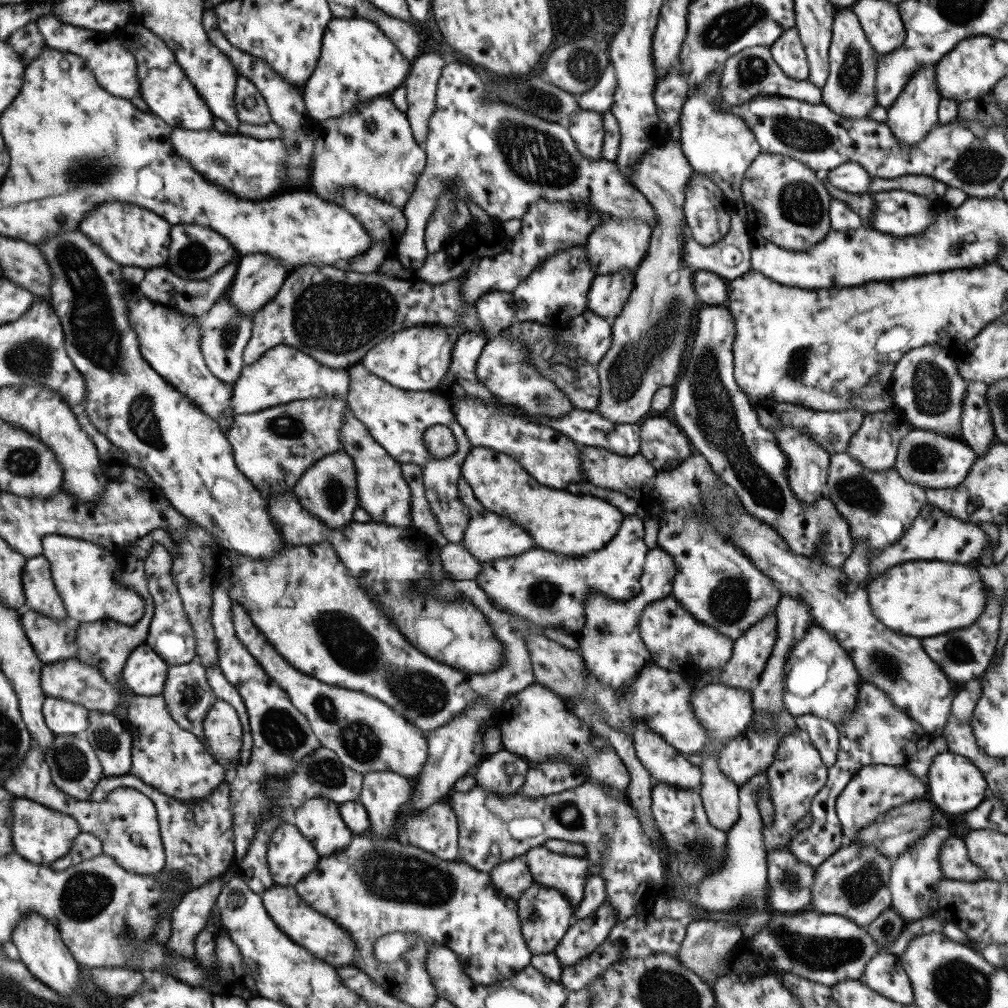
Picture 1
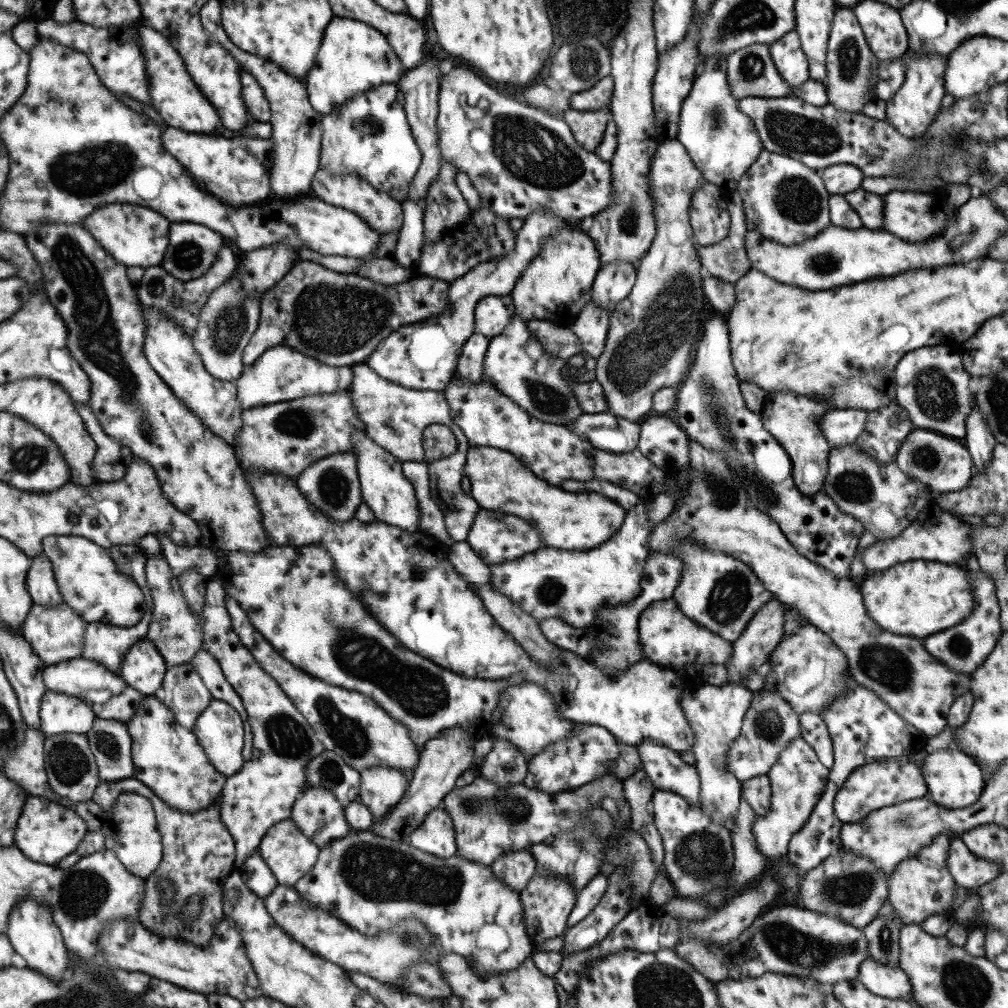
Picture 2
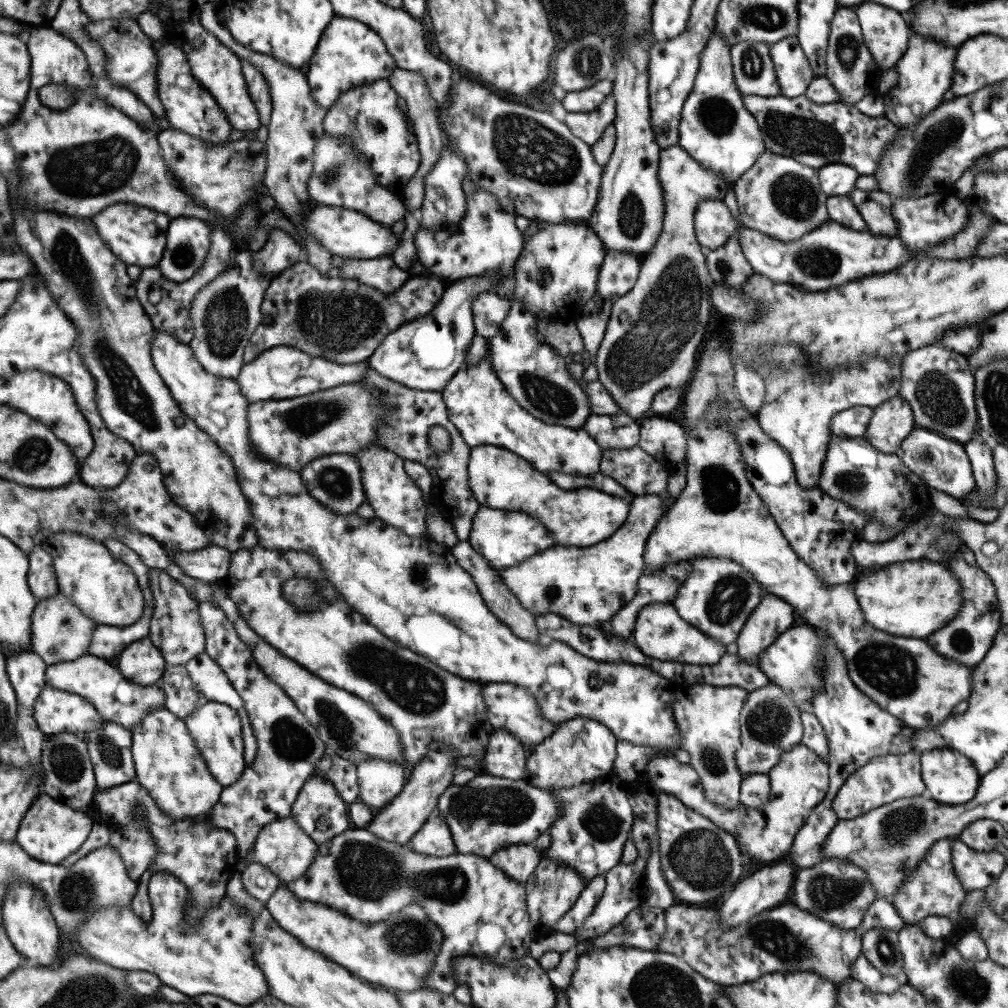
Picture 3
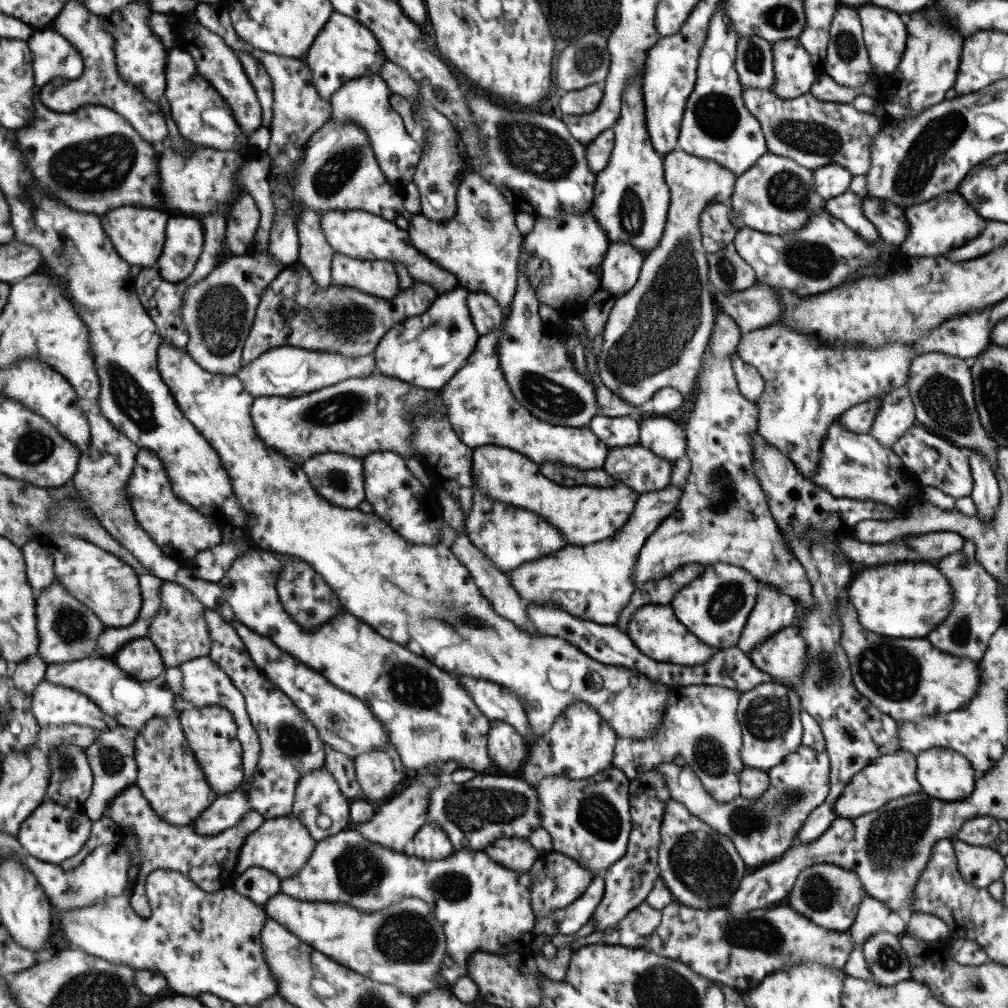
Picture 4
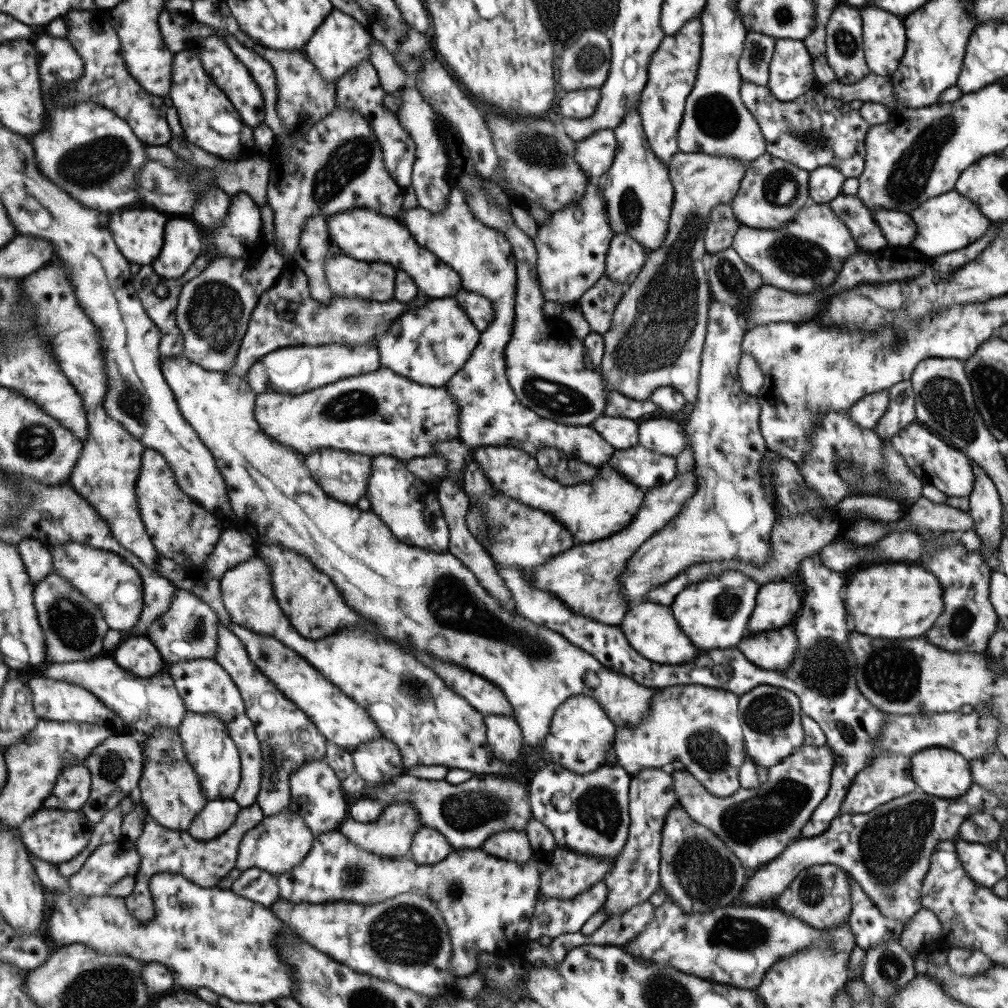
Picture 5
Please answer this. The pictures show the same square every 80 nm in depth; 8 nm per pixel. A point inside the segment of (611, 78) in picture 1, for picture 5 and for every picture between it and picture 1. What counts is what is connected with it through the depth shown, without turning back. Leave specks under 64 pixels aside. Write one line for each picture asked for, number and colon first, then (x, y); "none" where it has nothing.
2: (597, 97)
3: (587, 99)
4: (583, 101)
5: (576, 104)

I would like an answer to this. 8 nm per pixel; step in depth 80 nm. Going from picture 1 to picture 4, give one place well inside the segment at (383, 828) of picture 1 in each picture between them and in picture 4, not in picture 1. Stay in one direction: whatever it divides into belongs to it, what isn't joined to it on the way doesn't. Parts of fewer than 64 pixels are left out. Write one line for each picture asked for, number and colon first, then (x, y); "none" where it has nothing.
2: (381, 788)
3: (379, 781)
4: (378, 773)

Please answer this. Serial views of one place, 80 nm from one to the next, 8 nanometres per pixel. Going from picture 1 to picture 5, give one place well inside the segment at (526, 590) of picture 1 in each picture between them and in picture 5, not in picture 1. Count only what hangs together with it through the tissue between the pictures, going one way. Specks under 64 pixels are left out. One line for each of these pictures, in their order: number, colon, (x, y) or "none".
2: (549, 583)
3: (606, 575)
4: (594, 584)
5: (586, 580)

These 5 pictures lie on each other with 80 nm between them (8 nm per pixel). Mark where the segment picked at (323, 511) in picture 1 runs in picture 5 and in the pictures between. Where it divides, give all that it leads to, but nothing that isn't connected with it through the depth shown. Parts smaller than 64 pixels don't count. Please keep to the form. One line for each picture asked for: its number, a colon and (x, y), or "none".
2: (330, 484)
3: (333, 480)
4: (338, 478)
5: (342, 475)

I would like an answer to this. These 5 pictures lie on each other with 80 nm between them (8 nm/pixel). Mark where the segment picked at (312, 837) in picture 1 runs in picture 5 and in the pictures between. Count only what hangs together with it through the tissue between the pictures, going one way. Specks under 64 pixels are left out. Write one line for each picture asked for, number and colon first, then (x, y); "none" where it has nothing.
2: (318, 816)
3: (318, 810)
4: (318, 804)
5: (316, 797)

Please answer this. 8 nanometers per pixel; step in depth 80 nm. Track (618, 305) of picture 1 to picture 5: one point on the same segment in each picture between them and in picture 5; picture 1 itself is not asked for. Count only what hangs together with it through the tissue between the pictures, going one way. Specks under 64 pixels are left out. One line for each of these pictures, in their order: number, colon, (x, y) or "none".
2: (613, 282)
3: (618, 272)
4: (621, 264)
5: (624, 258)

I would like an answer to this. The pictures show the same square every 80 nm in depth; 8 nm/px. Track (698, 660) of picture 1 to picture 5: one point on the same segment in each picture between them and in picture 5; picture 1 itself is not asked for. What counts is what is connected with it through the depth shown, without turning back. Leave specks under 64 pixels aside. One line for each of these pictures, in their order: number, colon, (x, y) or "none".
2: (667, 637)
3: (659, 632)
4: (653, 628)
5: (650, 629)

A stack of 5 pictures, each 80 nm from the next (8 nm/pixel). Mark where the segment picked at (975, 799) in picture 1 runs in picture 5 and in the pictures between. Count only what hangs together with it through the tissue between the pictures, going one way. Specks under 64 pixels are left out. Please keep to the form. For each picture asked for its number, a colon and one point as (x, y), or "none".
2: (953, 780)
3: (948, 777)
4: (942, 773)
5: (942, 773)

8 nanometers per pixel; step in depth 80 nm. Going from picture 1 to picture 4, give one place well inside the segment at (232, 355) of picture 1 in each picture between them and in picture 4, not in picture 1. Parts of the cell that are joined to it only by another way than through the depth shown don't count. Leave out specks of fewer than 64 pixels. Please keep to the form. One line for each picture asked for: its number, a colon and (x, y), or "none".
2: (225, 324)
3: (224, 314)
4: (218, 312)

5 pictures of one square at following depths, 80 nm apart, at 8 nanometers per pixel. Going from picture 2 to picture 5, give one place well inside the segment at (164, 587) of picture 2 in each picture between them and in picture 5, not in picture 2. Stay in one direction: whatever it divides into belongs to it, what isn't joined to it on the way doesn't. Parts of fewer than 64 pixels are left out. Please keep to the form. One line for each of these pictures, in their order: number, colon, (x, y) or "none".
3: (175, 630)
4: (178, 630)
5: (187, 629)

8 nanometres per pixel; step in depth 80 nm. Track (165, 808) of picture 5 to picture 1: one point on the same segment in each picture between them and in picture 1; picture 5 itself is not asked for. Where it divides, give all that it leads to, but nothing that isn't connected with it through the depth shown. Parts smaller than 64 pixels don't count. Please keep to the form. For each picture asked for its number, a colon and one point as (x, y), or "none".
1: (172, 760)
2: (167, 758)
3: (166, 763)
4: (167, 775)

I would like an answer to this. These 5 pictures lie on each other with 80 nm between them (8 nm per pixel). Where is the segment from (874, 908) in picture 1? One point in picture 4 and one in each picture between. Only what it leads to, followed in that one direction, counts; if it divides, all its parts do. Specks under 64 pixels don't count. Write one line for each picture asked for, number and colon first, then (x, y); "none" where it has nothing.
2: (846, 886)
3: (834, 890)
4: (828, 895)

